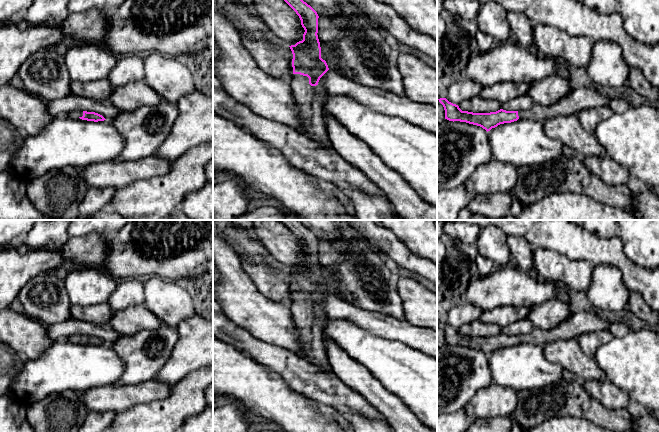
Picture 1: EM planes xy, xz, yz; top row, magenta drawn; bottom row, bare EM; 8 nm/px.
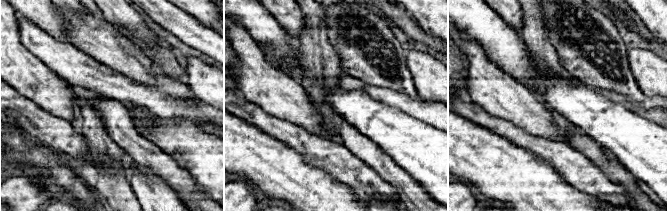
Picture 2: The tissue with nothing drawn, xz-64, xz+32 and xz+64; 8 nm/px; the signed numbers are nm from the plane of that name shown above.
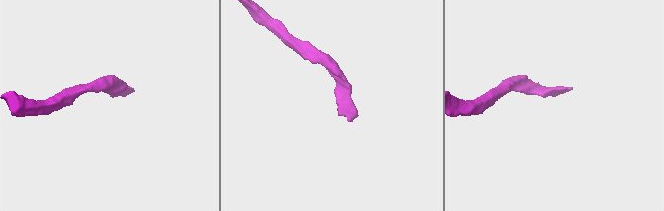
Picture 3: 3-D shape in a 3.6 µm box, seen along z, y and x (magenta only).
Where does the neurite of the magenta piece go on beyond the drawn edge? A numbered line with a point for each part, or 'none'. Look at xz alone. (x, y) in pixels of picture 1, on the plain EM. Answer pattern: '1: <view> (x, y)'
1: xz (311, 337)

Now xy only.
1: xy (74, 338)

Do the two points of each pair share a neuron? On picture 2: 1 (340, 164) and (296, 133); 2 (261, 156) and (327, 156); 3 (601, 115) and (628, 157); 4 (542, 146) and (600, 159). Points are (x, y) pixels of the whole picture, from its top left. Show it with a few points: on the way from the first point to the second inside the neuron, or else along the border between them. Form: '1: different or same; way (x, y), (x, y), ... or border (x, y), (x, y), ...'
1: same; way (329, 155), (307, 144)
2: different; border (283, 143), (295, 149), (310, 163), (323, 169)
3: same; way (611, 125), (628, 142), (628, 147)
4: different; border (568, 144), (580, 151), (604, 171)

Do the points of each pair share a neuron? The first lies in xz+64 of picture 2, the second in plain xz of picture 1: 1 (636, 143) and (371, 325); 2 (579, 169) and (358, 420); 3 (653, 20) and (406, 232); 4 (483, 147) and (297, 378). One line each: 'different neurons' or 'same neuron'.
1: different neurons
2: different neurons
3: same neuron
4: different neurons

